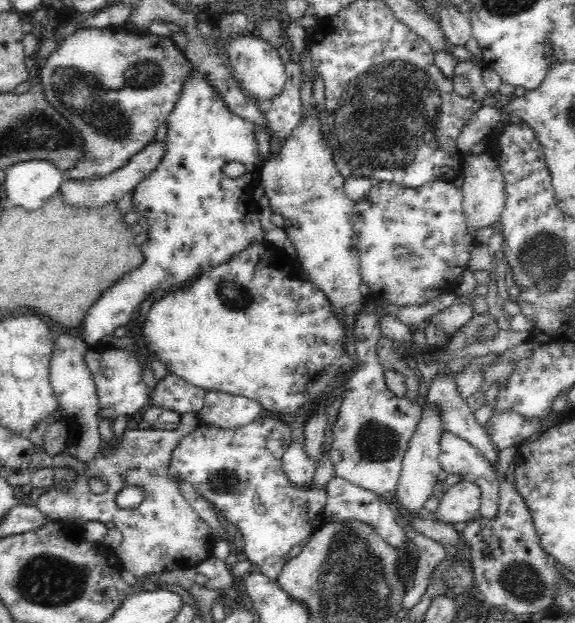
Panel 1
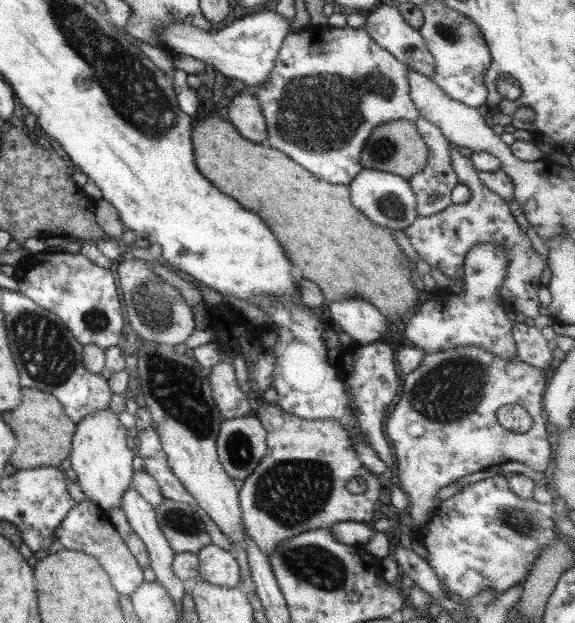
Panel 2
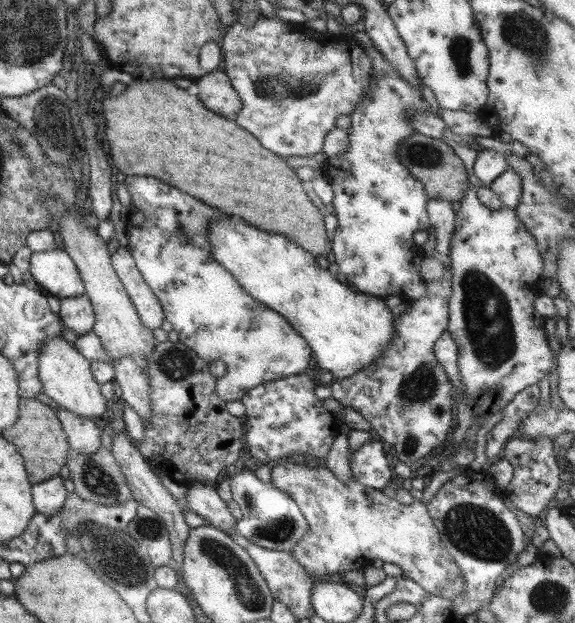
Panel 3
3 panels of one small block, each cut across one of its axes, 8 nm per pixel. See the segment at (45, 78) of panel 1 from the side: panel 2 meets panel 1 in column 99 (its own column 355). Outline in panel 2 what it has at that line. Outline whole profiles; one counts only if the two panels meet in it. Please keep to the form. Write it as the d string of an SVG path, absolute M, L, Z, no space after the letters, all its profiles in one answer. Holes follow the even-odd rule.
M308 26L285 36L265 82L249 86L265 121L266 146L279 150L314 177L334 185L348 185L359 171L364 142L375 127L389 121L413 121L419 117L407 85L408 66L377 46L363 27L317 28Z

